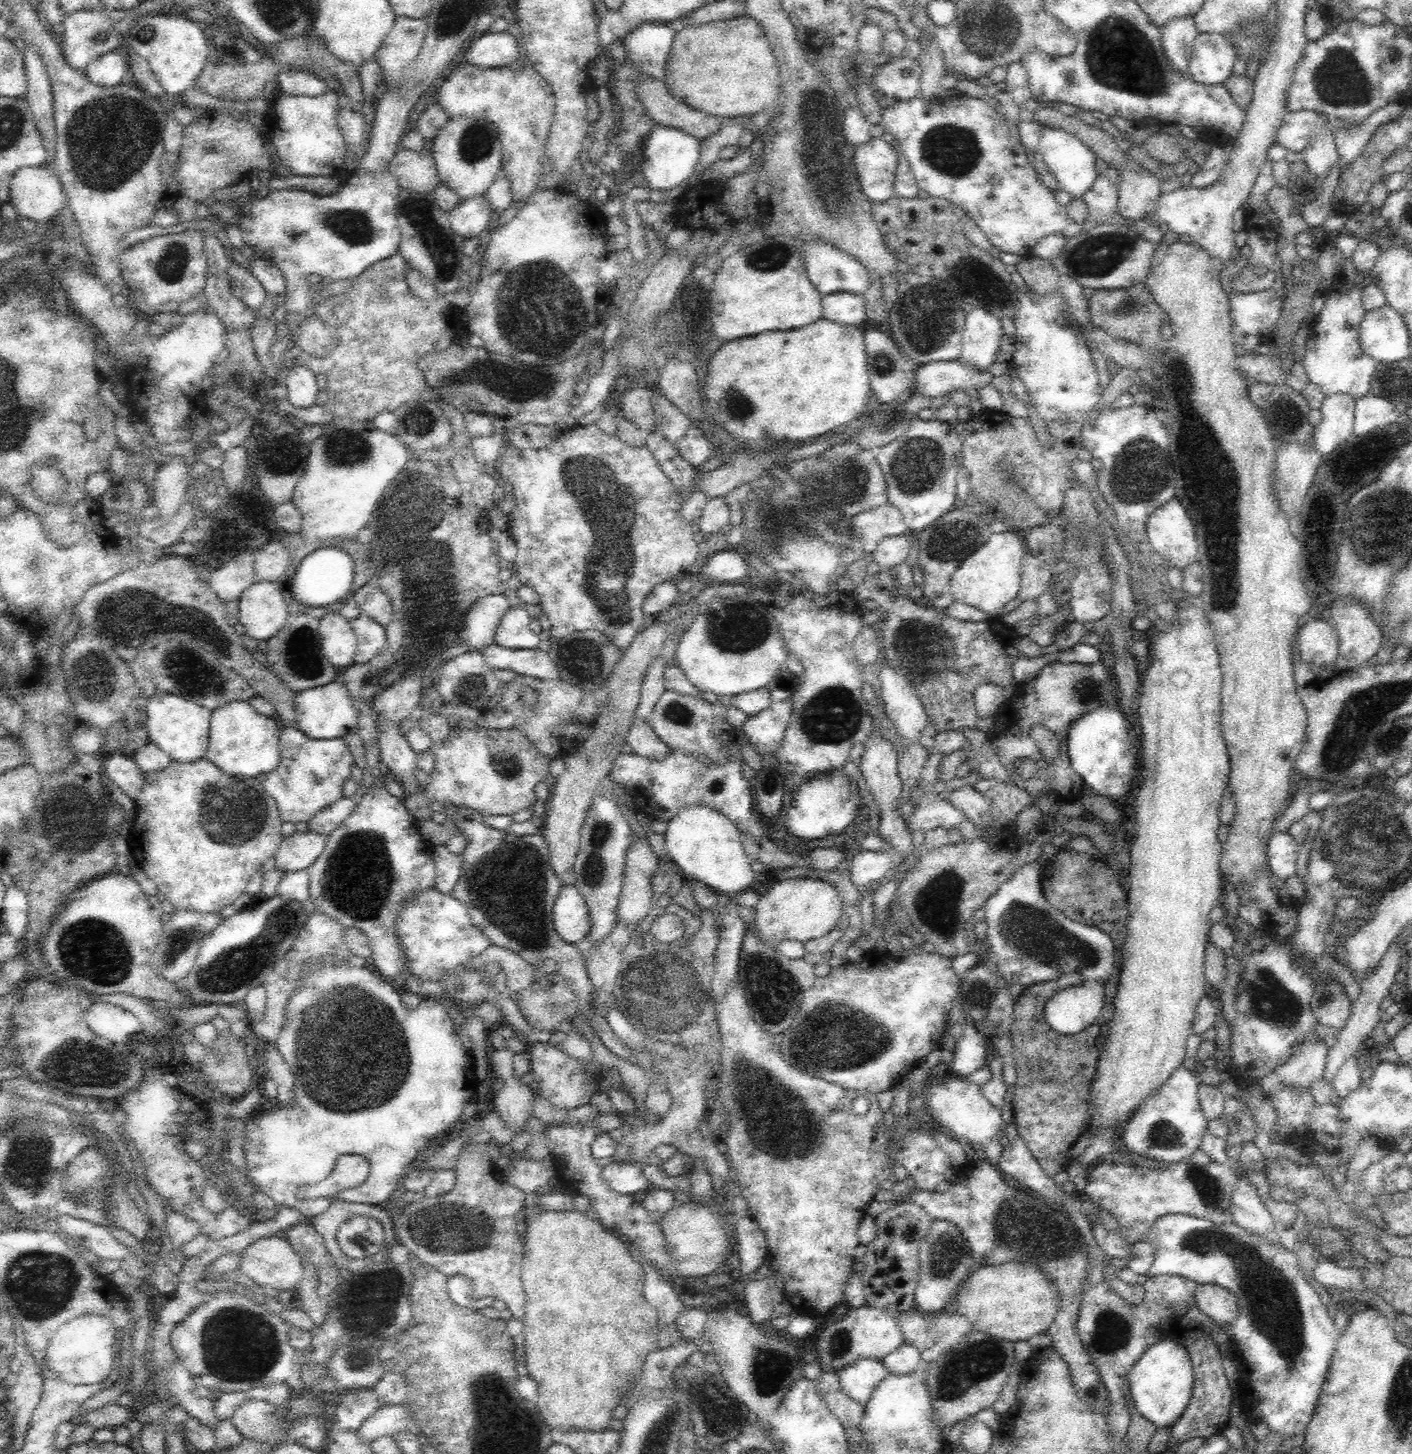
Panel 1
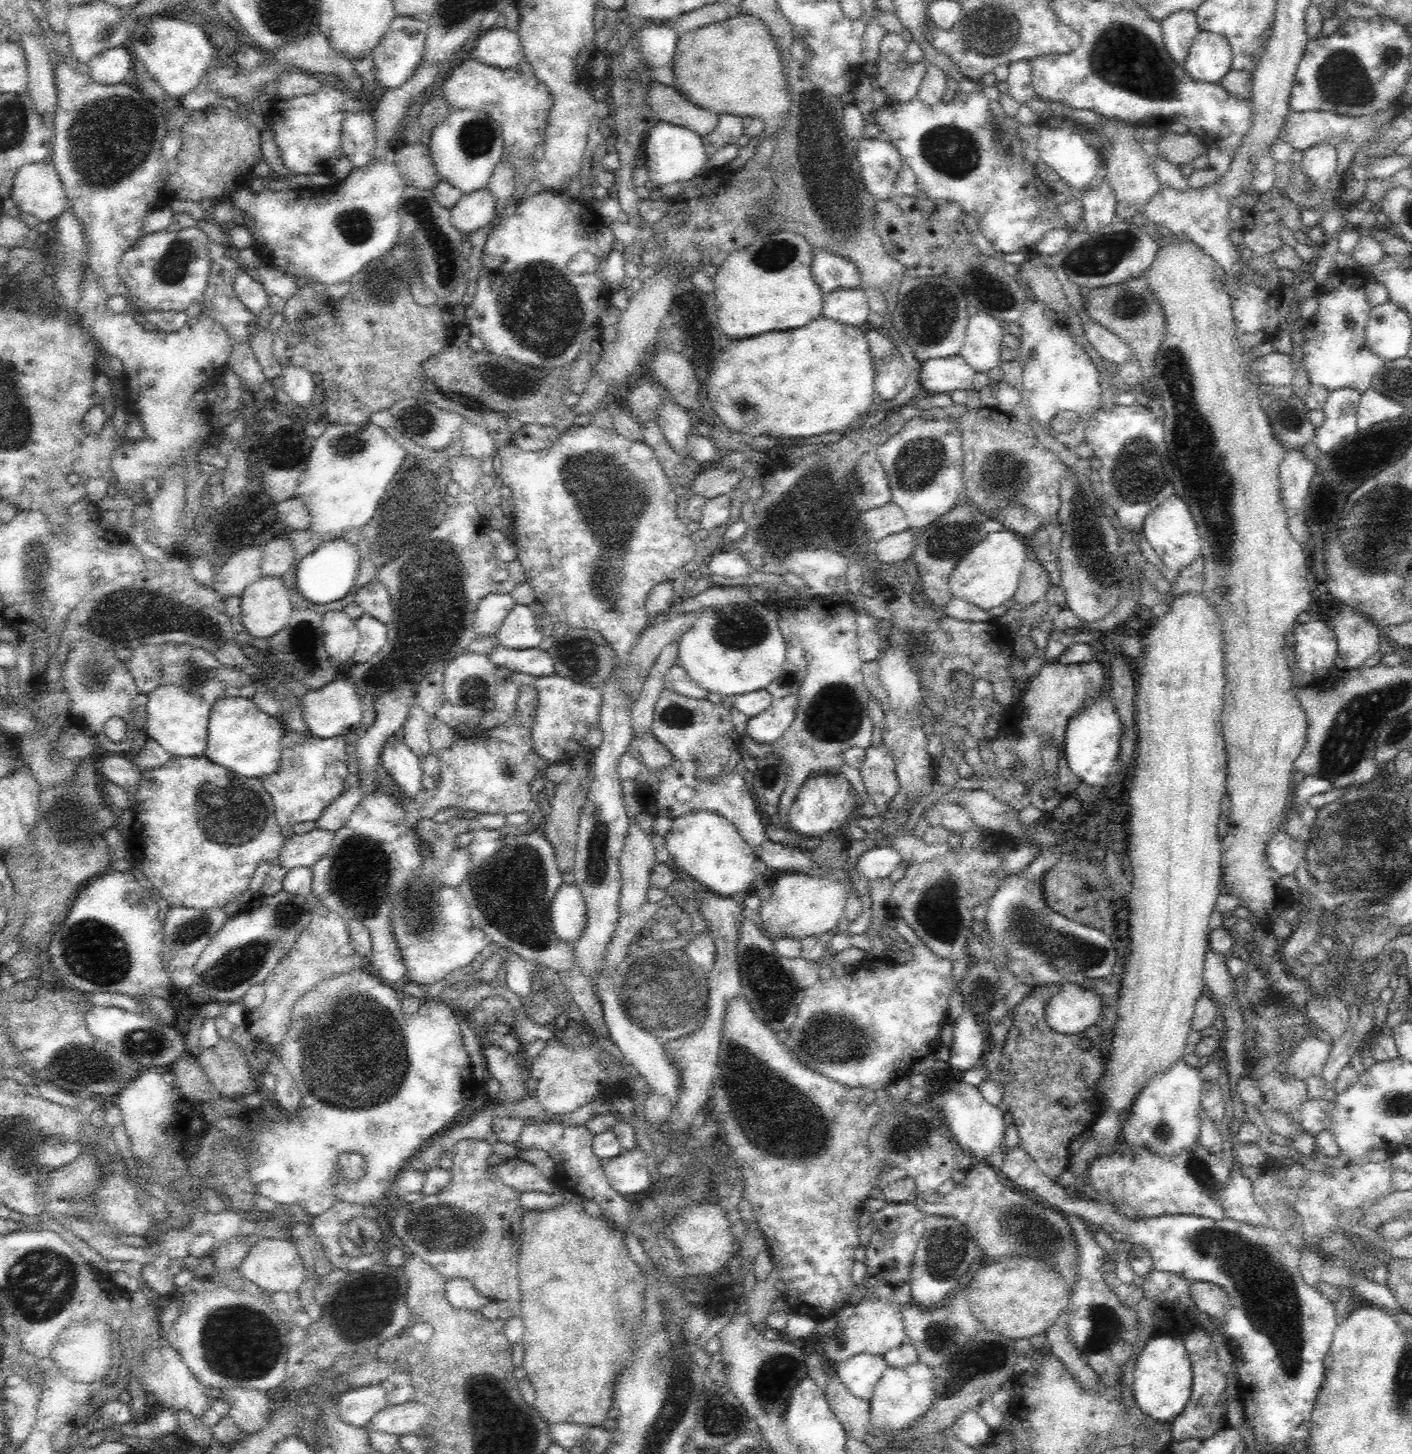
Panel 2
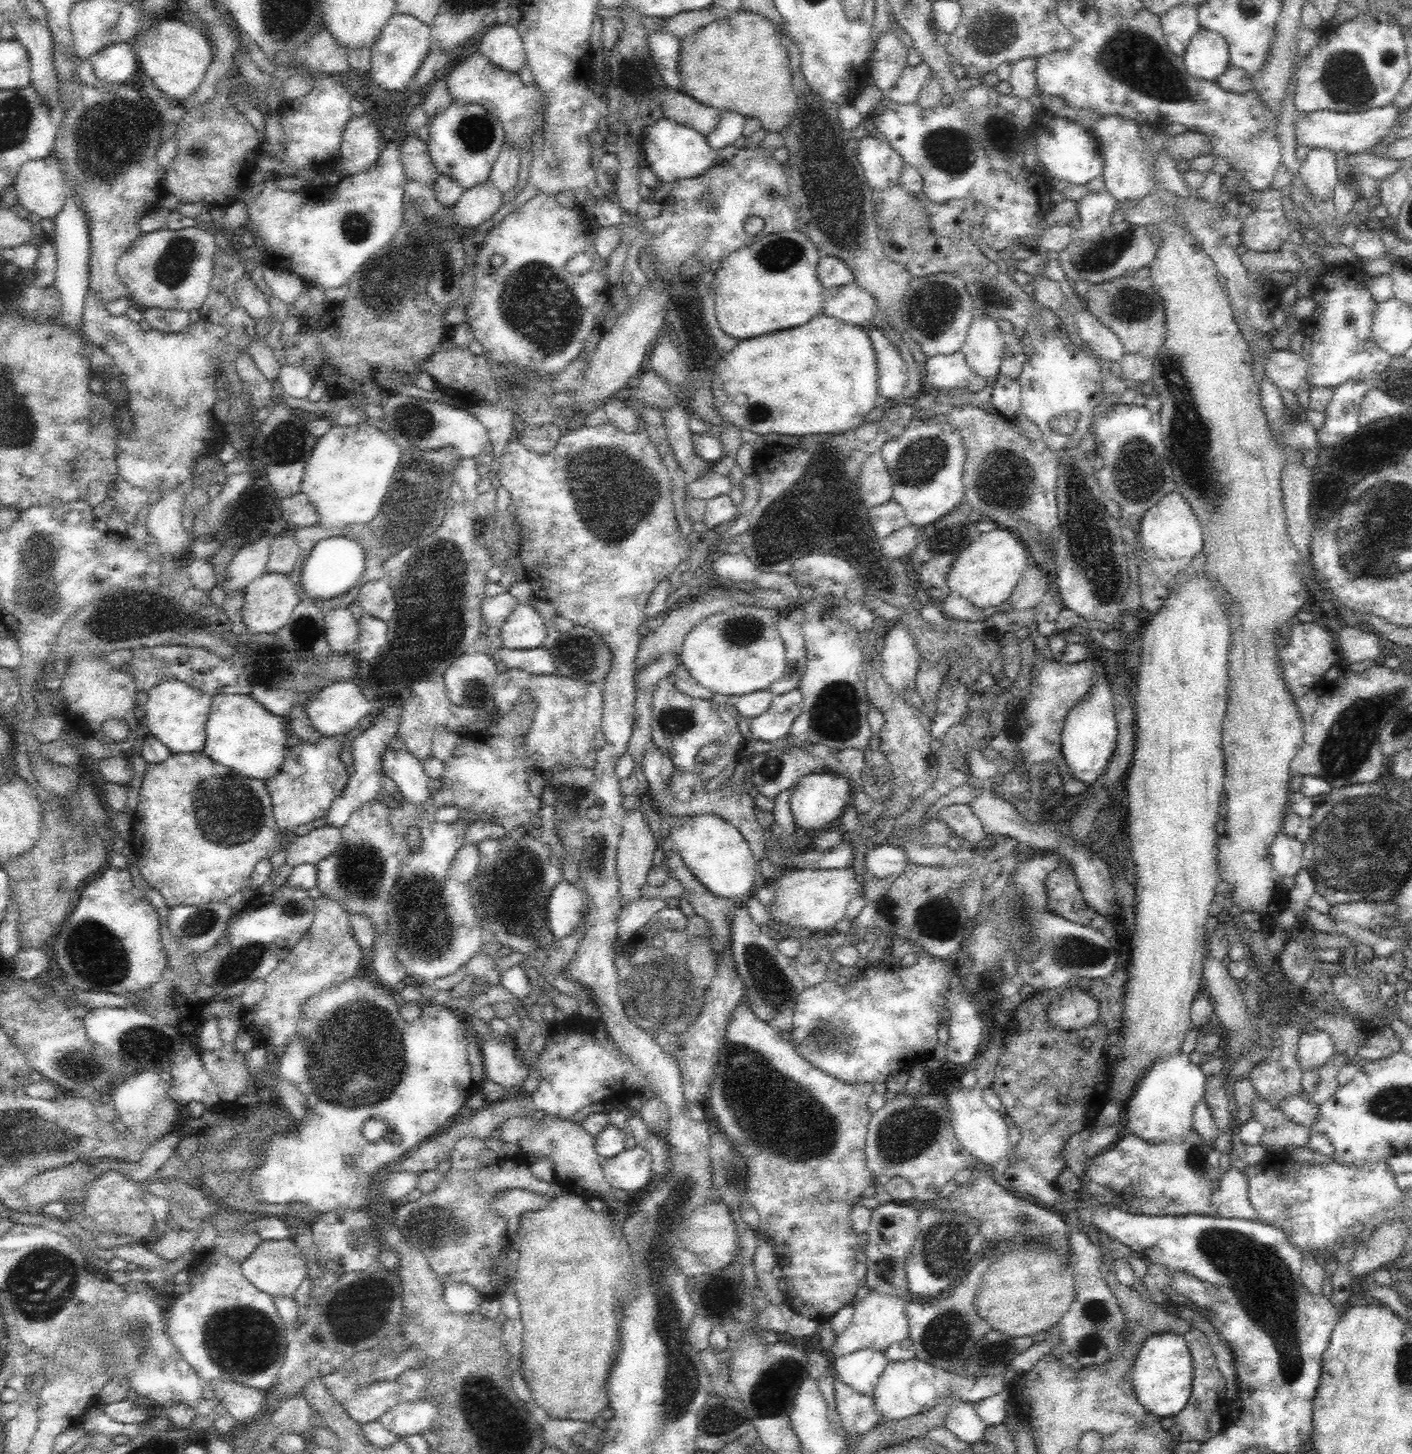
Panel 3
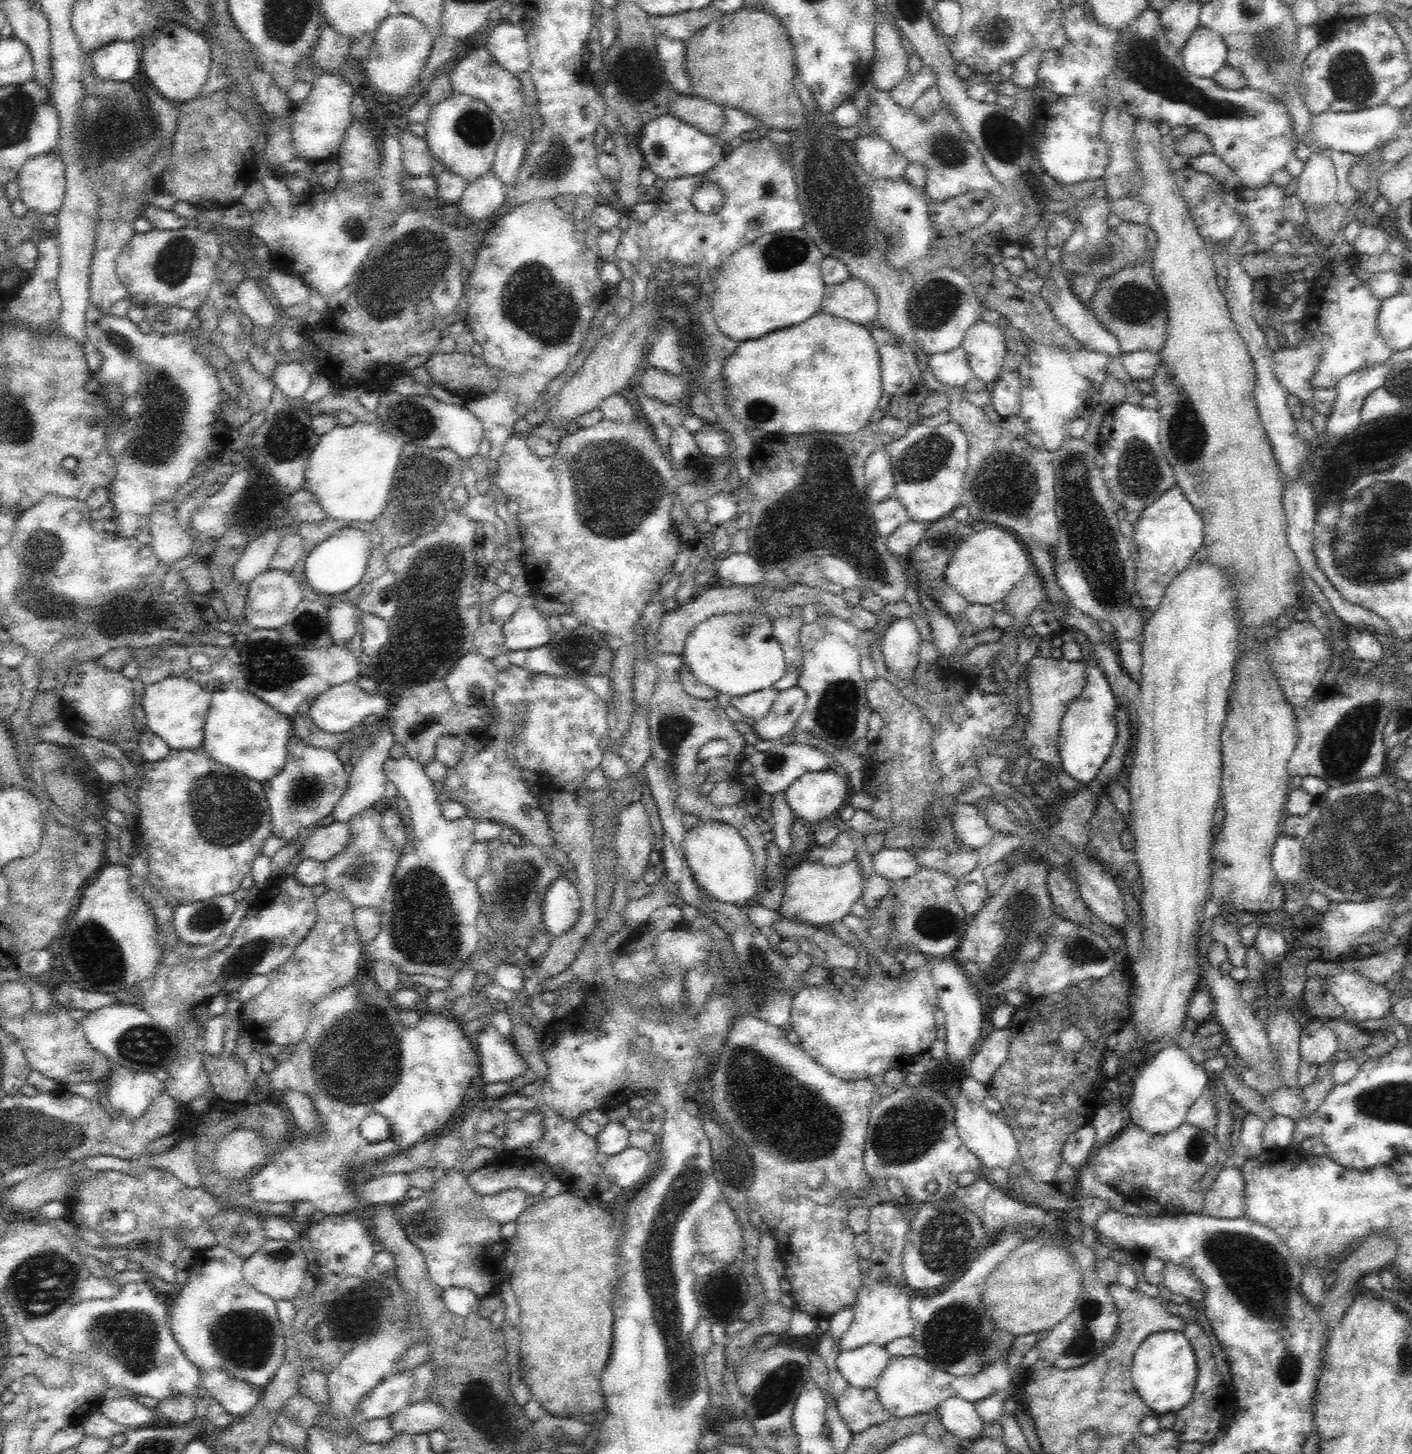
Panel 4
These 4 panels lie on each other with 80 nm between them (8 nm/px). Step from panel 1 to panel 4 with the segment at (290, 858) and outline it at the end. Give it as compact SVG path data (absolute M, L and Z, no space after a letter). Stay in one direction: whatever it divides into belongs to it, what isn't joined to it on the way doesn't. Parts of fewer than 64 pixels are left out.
M334 821L329 825L313 828L312 834L308 838L305 837L305 843L300 850L304 858L324 863L350 842L350 836L350 823Z

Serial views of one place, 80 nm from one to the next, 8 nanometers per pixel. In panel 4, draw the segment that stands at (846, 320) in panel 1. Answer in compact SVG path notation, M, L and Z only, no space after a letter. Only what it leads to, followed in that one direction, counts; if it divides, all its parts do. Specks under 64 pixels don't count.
M850 277L837 285L826 285L821 311L870 327L877 318L878 299L870 286Z

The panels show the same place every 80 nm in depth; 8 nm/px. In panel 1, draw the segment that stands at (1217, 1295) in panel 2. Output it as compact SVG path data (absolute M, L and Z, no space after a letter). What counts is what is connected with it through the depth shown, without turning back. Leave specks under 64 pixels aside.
M1215 1283L1197 1284L1195 1301L1199 1312L1227 1328L1238 1316L1238 1298L1227 1288Z

